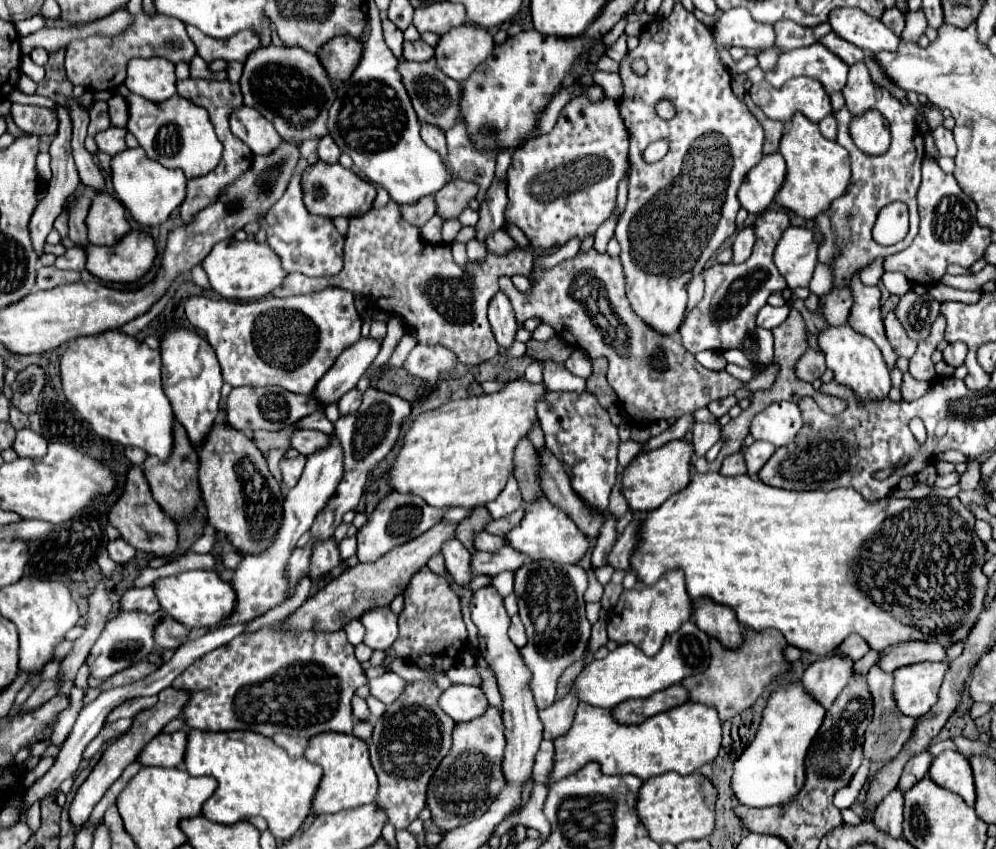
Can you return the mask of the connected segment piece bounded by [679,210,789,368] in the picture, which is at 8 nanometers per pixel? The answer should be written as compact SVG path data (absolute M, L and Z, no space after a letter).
M785 210L761 212L753 224L753 232L757 240L755 240L753 254L749 256L749 260L741 264L713 264L703 272L705 298L691 310L691 314L683 320L679 328L683 346L691 354L697 354L701 350L725 352L729 348L737 348L757 368L757 362L753 360L753 352L747 350L747 342L755 342L751 340L757 328L755 318L761 306L767 304L767 298L771 296L771 292L783 290L787 286L785 278L779 274L773 262L775 246L787 228L789 228L789 216Z

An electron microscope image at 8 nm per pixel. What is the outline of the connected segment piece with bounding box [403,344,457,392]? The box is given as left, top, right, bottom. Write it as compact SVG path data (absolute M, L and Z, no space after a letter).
M415 346L407 360L403 362L403 370L409 376L425 380L425 392L433 392L433 384L437 384L439 374L453 370L457 364L457 356L449 352L449 348L437 346Z

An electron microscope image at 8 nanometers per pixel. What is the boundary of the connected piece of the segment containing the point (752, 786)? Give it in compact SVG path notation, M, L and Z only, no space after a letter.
M801 684L783 686L771 694L763 722L755 738L735 762L733 792L741 804L751 808L777 806L793 800L805 782L805 756L813 742L825 710L803 690Z

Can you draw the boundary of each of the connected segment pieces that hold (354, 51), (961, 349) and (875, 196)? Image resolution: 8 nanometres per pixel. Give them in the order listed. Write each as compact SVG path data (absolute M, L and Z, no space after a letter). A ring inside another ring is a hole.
M341 36L341 38L329 40L329 44L323 44L321 52L317 52L317 58L321 60L331 80L343 82L357 68L361 54L363 54L363 44L357 38Z
M951 342L945 350L943 350L943 360L951 366L961 366L965 362L967 356L967 344L965 342Z
M891 96L891 146L881 156L867 156L863 154L849 136L849 122L853 114L847 108L841 108L835 116L837 120L837 142L849 152L851 156L851 182L843 196L833 200L833 204L815 218L815 232L821 232L823 240L819 244L819 262L829 264L833 268L833 290L843 288L849 284L849 276L853 272L861 272L871 262L879 258L887 258L895 252L905 250L919 230L919 214L917 214L917 188L921 182L921 156L925 158L923 136L915 124L915 114L919 110L915 106L903 106L897 98ZM891 202L905 202L909 206L909 232L907 236L897 242L895 246L879 246L871 238L871 228L875 224L877 212L891 204Z

